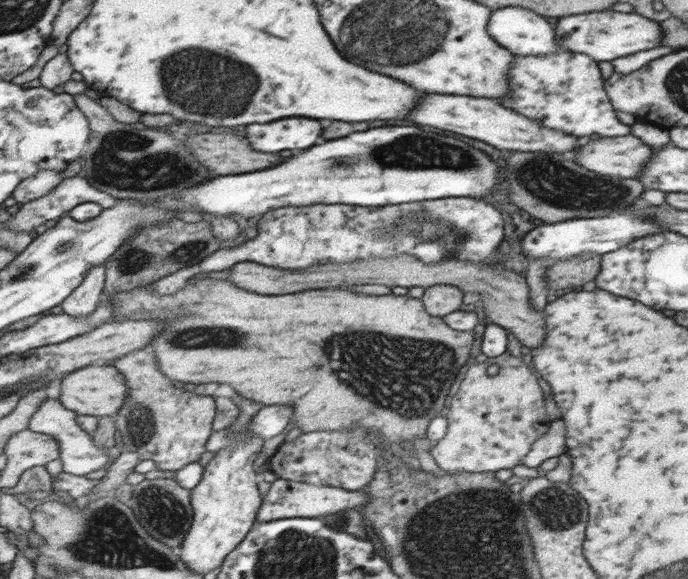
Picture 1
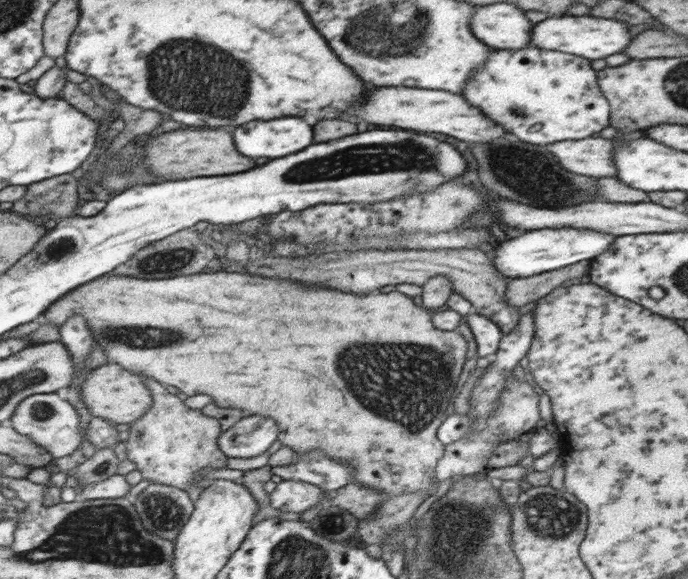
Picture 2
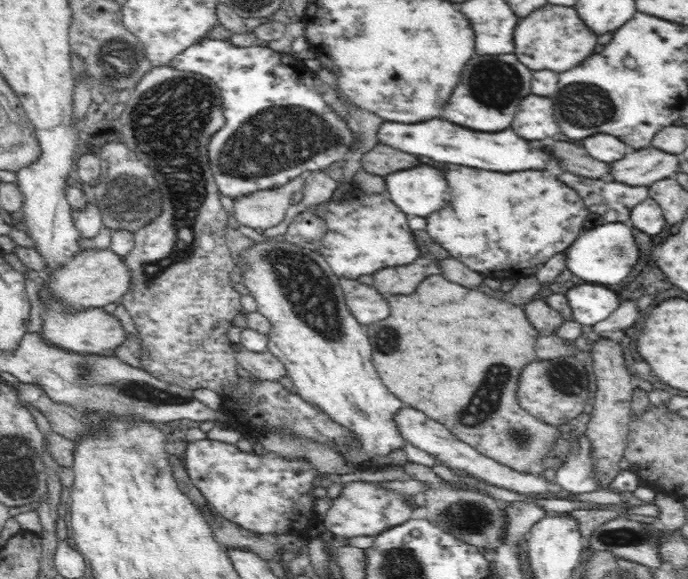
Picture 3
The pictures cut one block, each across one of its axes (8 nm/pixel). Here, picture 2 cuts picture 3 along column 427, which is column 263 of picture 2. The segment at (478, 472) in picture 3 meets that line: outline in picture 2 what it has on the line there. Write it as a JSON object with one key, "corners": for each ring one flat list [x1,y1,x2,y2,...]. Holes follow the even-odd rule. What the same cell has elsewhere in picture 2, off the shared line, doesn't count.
{"corners":[[251,415,238,420,229,430,218,437,219,450,232,458,252,458,267,453,279,438,275,420,266,416]]}

